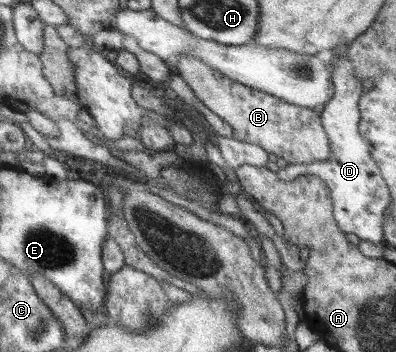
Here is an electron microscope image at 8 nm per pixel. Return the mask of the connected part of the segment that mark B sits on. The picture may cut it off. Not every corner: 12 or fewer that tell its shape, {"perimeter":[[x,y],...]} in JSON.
{"perimeter":[[196,57],[176,73],[233,137],[318,164],[333,155],[312,109],[234,81]]}

